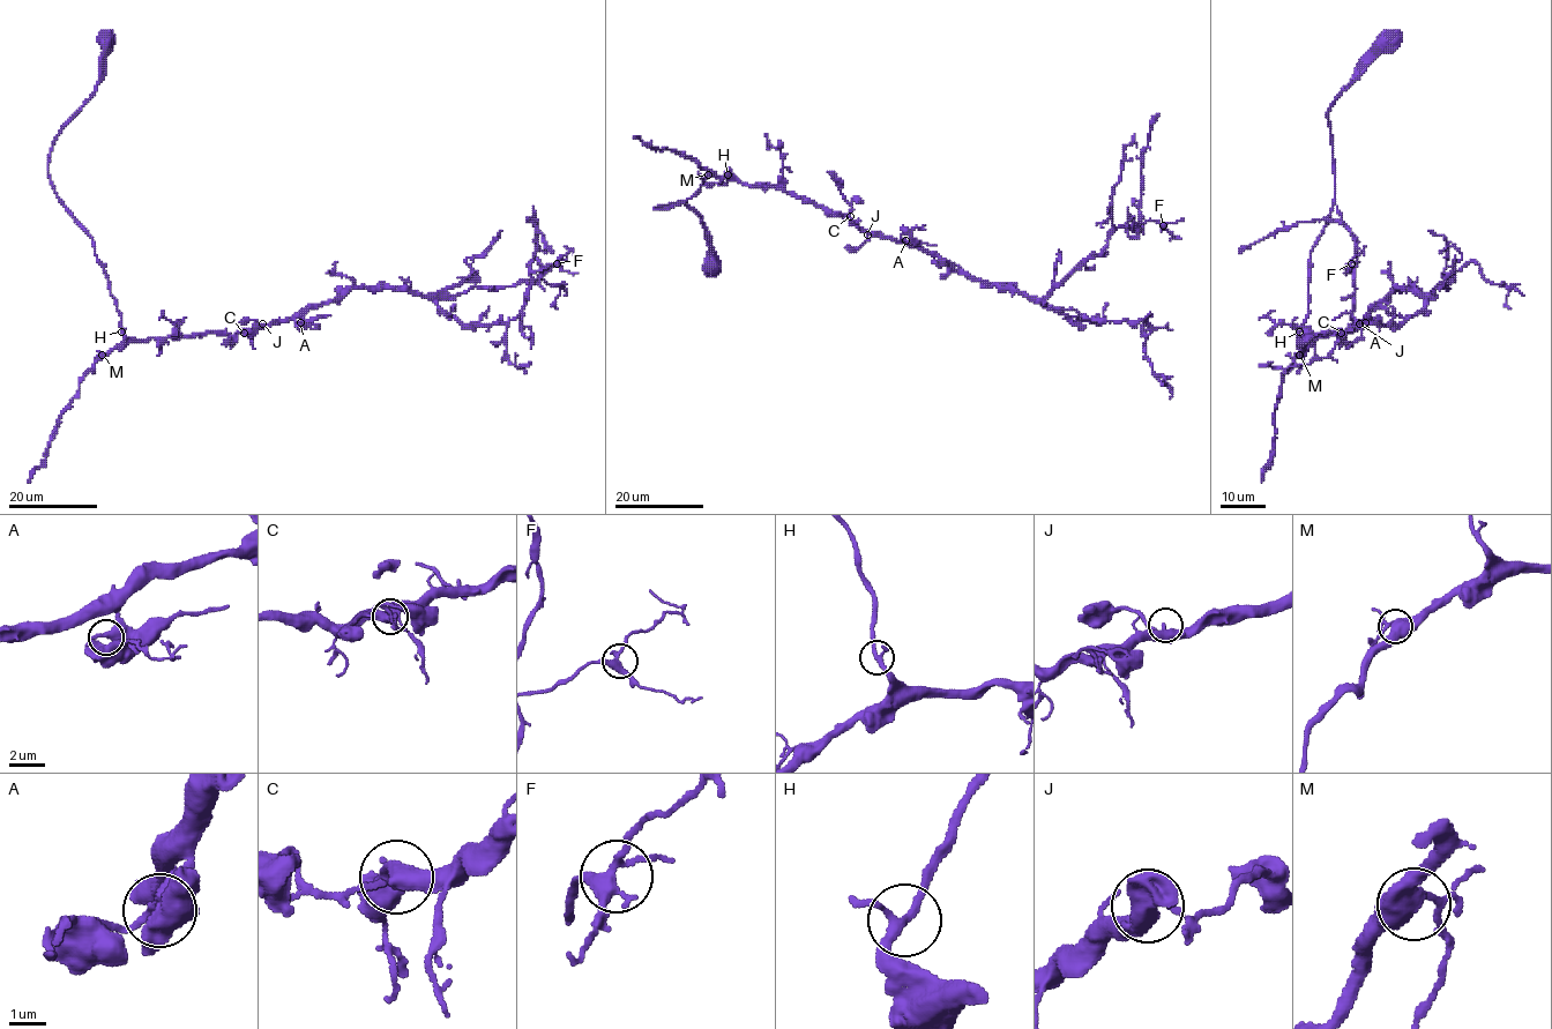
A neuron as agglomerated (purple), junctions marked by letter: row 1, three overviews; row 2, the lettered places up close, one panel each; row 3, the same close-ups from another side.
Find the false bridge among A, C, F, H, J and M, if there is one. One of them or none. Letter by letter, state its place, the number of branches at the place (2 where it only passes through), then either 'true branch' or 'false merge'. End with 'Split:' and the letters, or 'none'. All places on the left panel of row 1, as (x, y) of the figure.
A: (300, 322) | 2 | true branch
C: (244, 333) | 3 | true branch
F: (557, 263) | 4 | true branch
H: (121, 332) | 3 | true branch
J: (262, 323) | 3 | true branch
M: (102, 355) | 3 | true branch
Split: none

